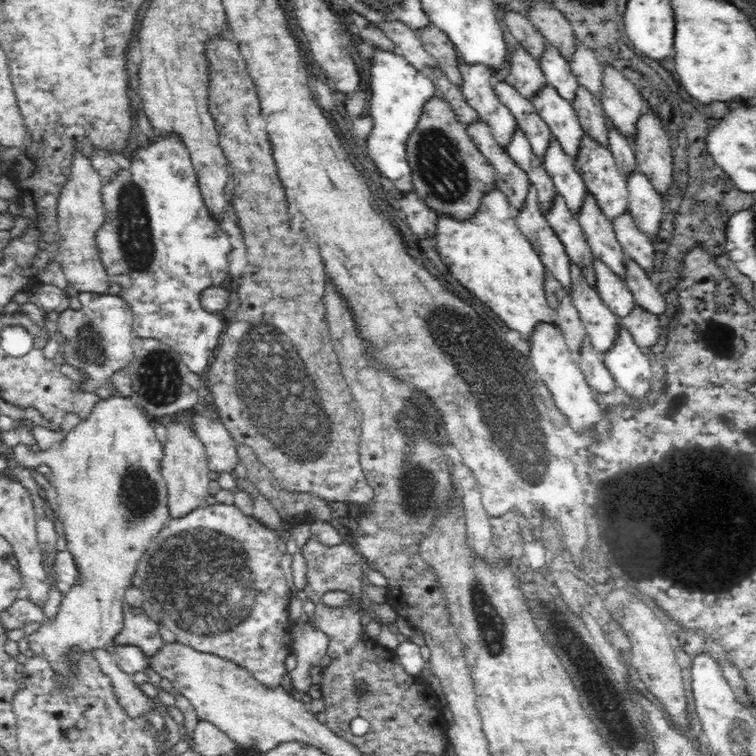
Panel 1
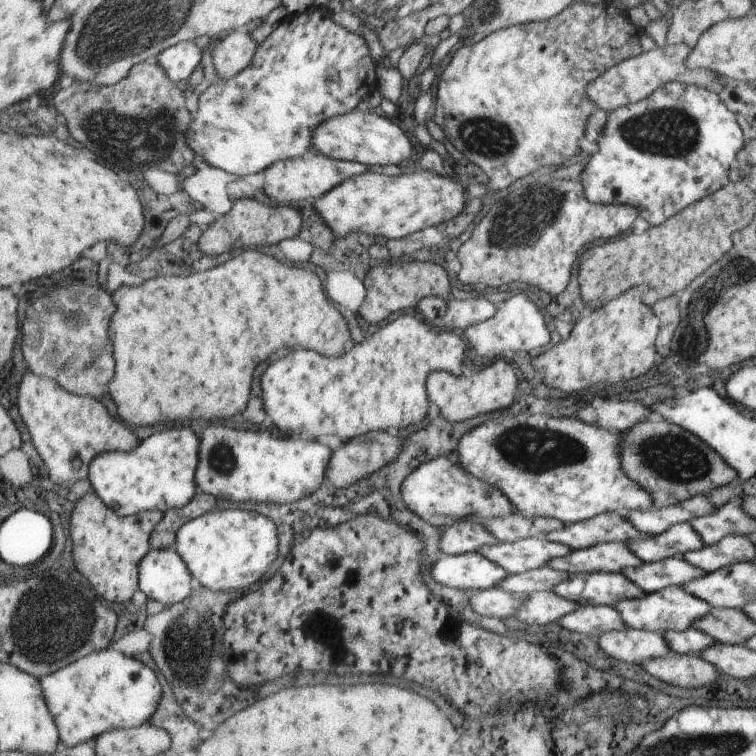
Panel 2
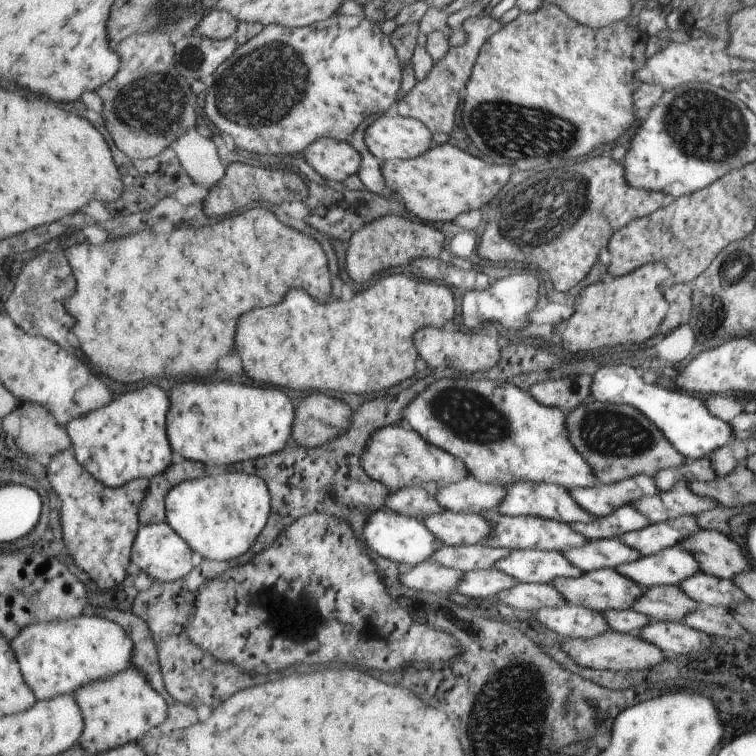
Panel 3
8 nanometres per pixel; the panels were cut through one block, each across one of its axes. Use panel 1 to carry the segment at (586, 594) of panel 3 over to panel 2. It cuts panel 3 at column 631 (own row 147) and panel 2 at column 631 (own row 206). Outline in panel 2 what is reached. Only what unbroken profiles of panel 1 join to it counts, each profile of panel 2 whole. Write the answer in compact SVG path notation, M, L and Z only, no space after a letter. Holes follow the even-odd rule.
M671 586L655 593L648 593L641 599L630 599L617 603L614 608L619 610L625 619L626 626L630 629L645 631L685 631L701 619L706 618L711 612L711 604L698 598L685 586Z

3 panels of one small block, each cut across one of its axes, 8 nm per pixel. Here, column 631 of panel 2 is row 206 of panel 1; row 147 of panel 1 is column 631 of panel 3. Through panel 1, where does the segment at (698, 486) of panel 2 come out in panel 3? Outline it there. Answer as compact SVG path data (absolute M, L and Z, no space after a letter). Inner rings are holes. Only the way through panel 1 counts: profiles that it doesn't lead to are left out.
M596 400L581 403L566 414L566 428L574 448L585 458L602 485L640 474L652 477L663 469L680 467L688 461L656 424L629 405L610 405Z

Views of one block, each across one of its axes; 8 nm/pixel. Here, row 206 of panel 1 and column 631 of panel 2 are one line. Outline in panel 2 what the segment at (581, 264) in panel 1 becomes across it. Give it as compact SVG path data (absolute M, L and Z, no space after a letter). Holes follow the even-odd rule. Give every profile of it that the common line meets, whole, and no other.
M600 543L589 549L573 550L568 557L554 559L546 566L569 574L621 573L624 569L642 566L643 560L634 554L627 543Z

